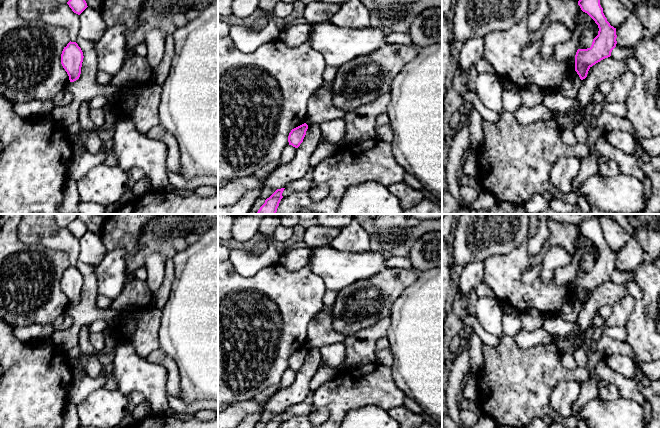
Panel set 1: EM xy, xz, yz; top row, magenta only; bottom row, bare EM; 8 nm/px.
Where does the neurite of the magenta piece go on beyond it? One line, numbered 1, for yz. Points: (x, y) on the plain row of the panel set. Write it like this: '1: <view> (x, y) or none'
1: none

